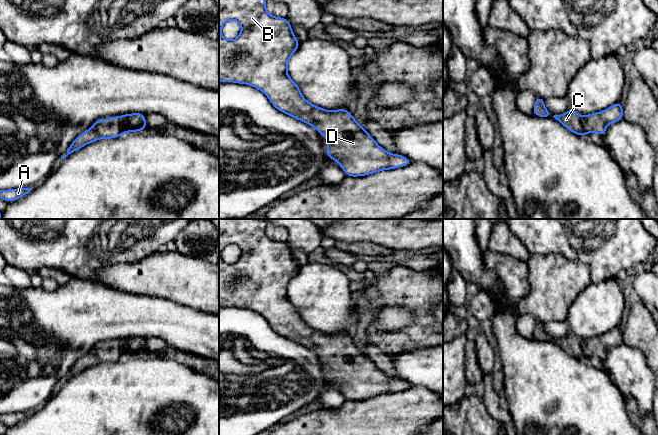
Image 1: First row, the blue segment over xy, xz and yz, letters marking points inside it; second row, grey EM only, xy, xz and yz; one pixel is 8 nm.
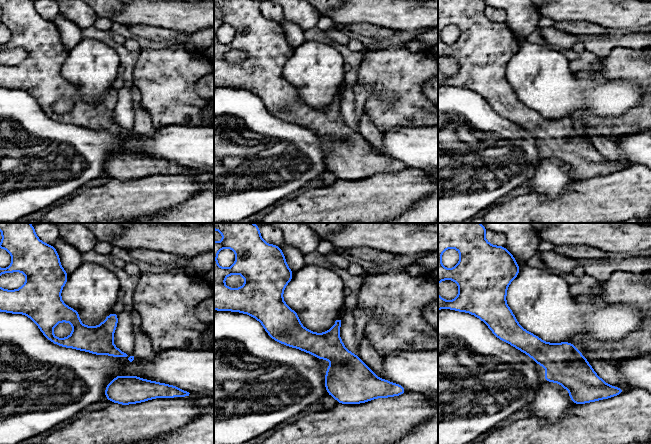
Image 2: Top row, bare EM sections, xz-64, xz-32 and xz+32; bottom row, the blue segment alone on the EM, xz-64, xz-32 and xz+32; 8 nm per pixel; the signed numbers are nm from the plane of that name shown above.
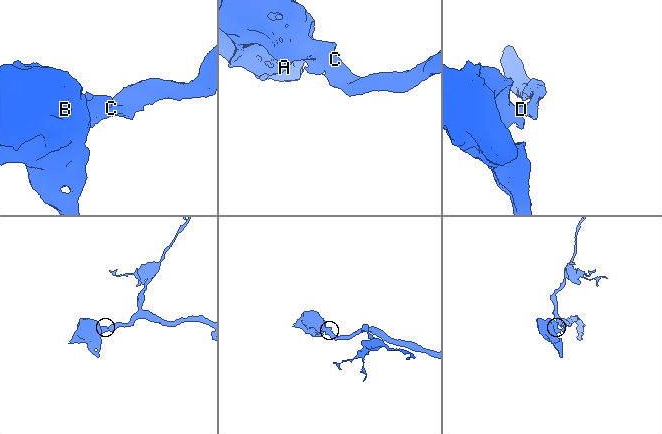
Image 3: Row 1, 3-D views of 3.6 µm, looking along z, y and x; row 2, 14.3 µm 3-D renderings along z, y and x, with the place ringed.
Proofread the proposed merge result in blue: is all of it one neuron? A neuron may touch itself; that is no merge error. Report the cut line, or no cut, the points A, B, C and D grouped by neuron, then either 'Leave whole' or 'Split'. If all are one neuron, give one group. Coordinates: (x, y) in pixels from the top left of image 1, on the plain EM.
No split. Groups: A B C D. Leave whole

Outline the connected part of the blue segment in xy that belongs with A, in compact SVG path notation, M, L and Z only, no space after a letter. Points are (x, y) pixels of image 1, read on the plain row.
M17 412L17 413L8 413L0 414L0 422L6 426L13 426L31 415L31 412Z

